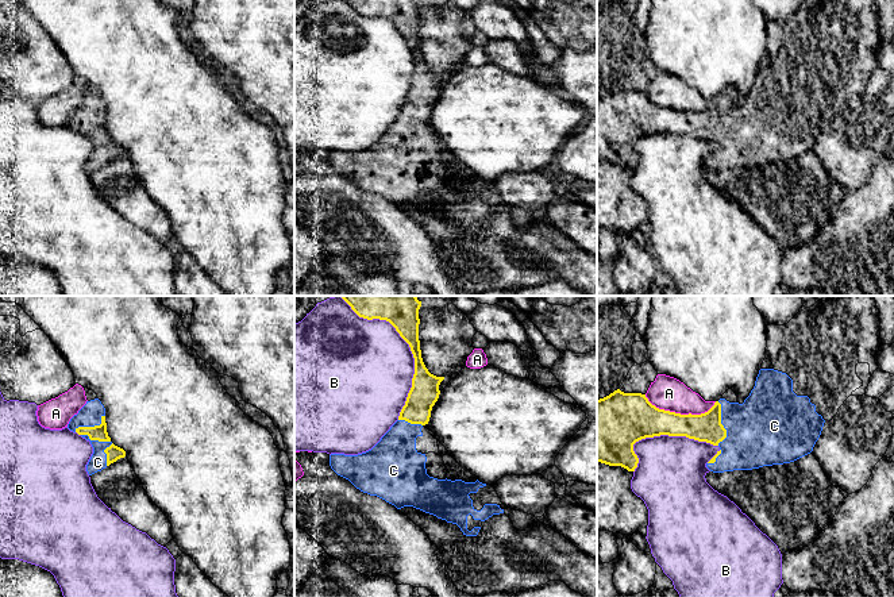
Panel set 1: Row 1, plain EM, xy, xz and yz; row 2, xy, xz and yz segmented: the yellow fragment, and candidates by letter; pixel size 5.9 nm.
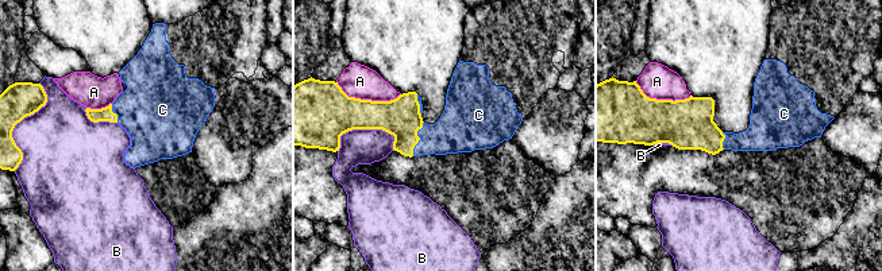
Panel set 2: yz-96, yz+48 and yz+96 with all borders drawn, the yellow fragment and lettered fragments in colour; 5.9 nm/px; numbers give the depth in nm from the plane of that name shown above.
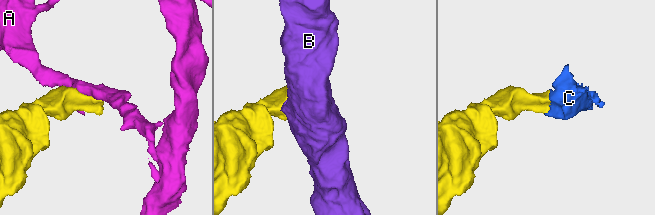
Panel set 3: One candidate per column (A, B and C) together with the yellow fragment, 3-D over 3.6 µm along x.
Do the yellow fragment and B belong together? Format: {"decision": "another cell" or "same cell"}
{"decision": "another cell"}

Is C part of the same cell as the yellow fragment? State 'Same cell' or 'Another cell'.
Same cell

